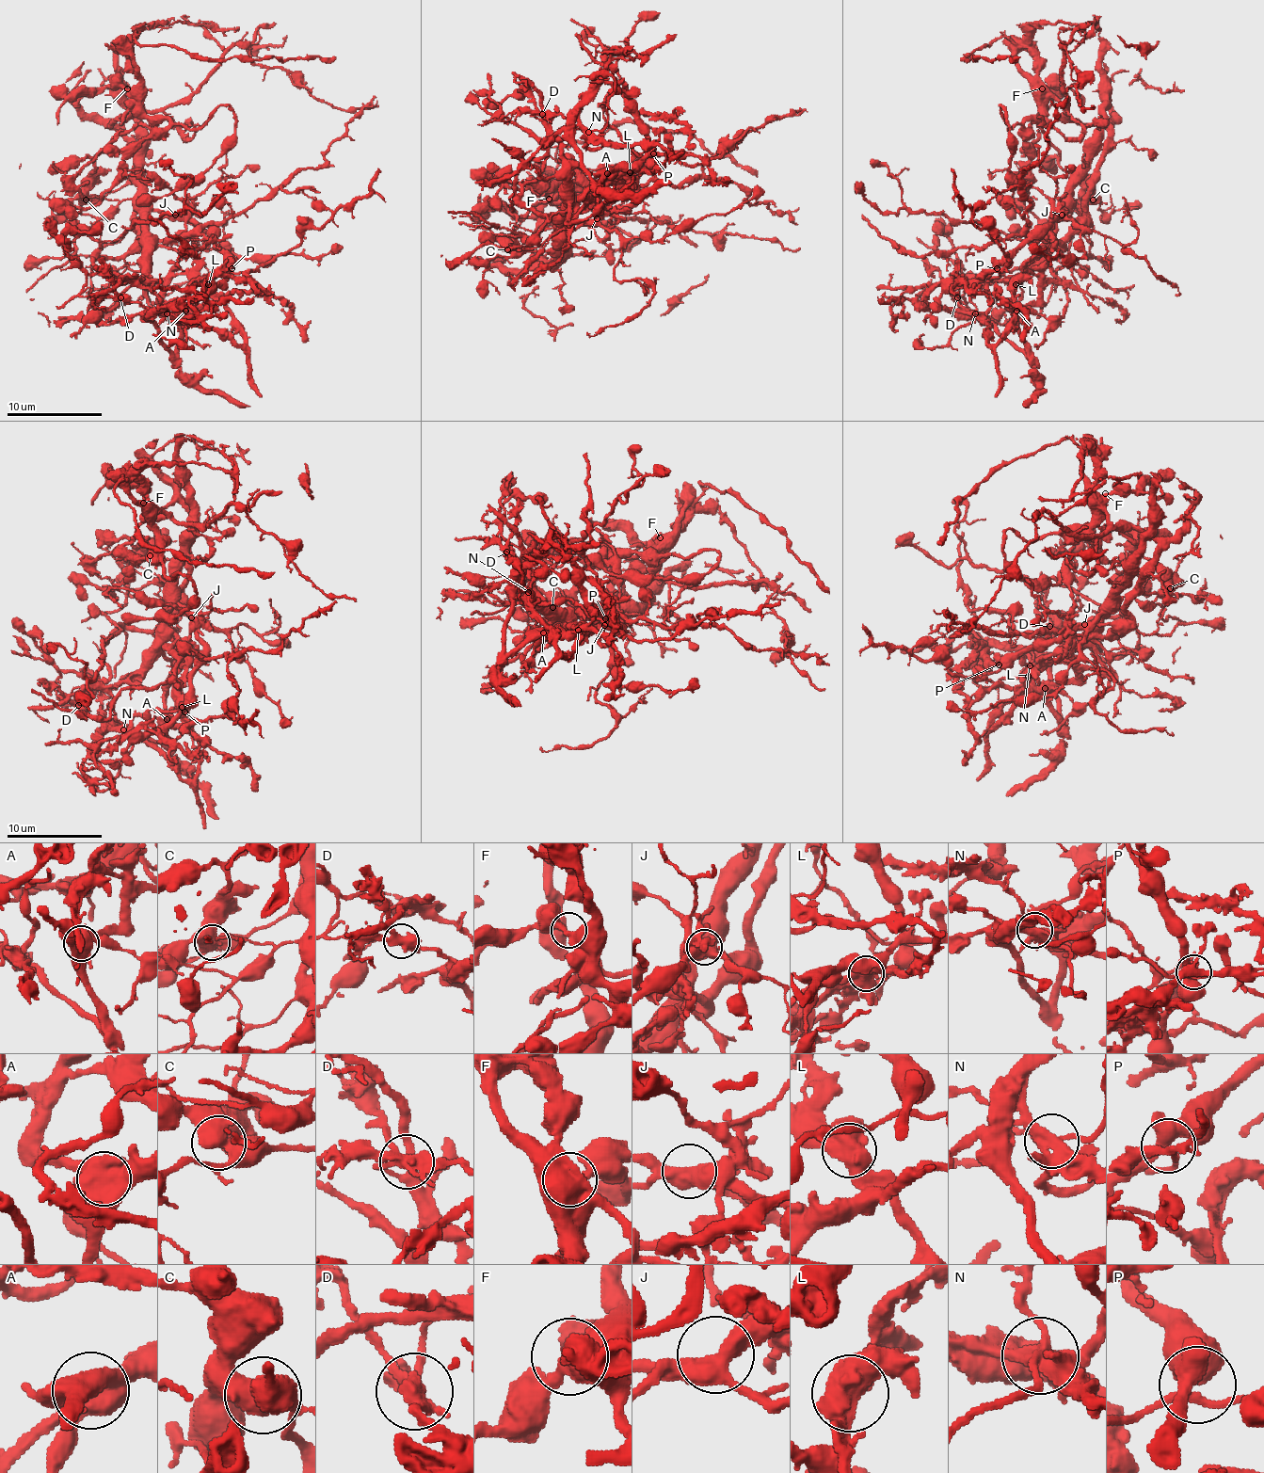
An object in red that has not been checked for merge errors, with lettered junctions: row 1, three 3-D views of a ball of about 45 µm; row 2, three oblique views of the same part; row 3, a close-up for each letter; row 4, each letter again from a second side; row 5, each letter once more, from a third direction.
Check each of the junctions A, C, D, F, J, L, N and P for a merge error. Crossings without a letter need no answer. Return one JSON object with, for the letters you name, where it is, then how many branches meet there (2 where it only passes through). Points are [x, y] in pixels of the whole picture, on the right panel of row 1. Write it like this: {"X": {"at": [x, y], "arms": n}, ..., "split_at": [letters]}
{"A": {"at": [1016, 311], "arms": 3}, "D": {"at": [957, 297], "arms": 5}, "J": {"at": [1062, 215], "arms": 3}, "L": {"at": [1016, 284], "arms": 2}, "N": {"at": [975, 313], "arms": 5}, "split_at": ["A", "D", "J", "L", "N"]}

